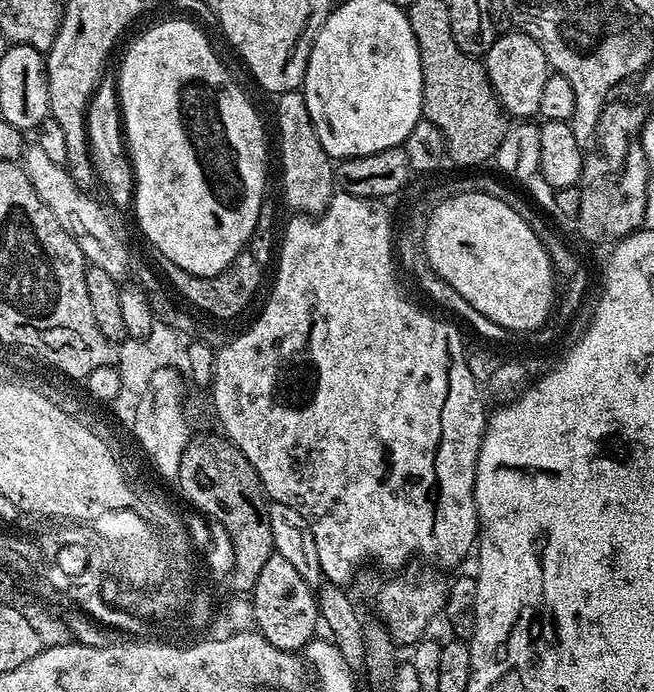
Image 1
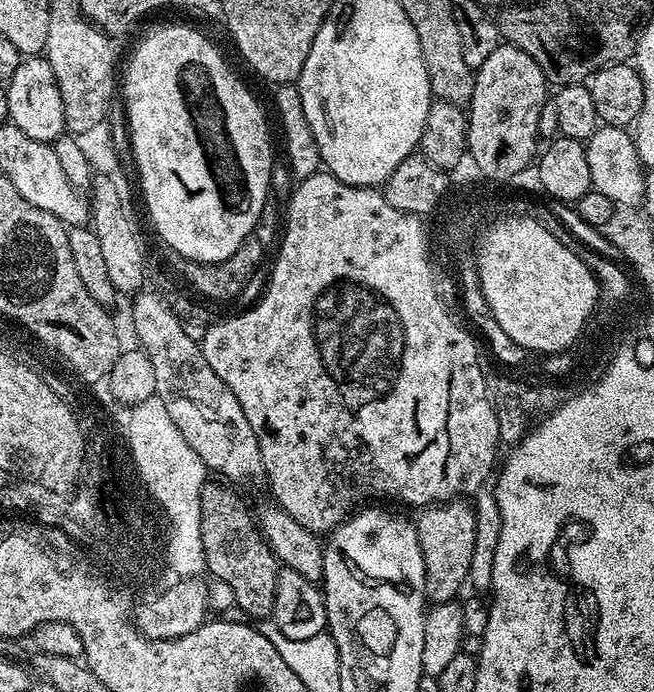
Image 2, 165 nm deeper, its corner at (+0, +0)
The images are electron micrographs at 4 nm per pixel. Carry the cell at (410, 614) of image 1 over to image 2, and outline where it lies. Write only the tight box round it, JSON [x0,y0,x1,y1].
[414,499,475,604]

